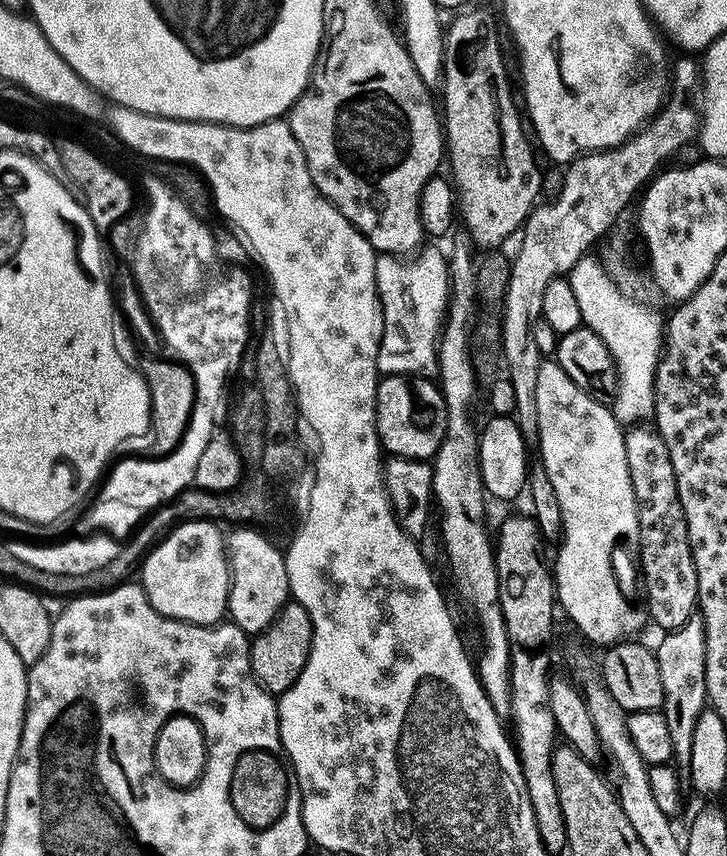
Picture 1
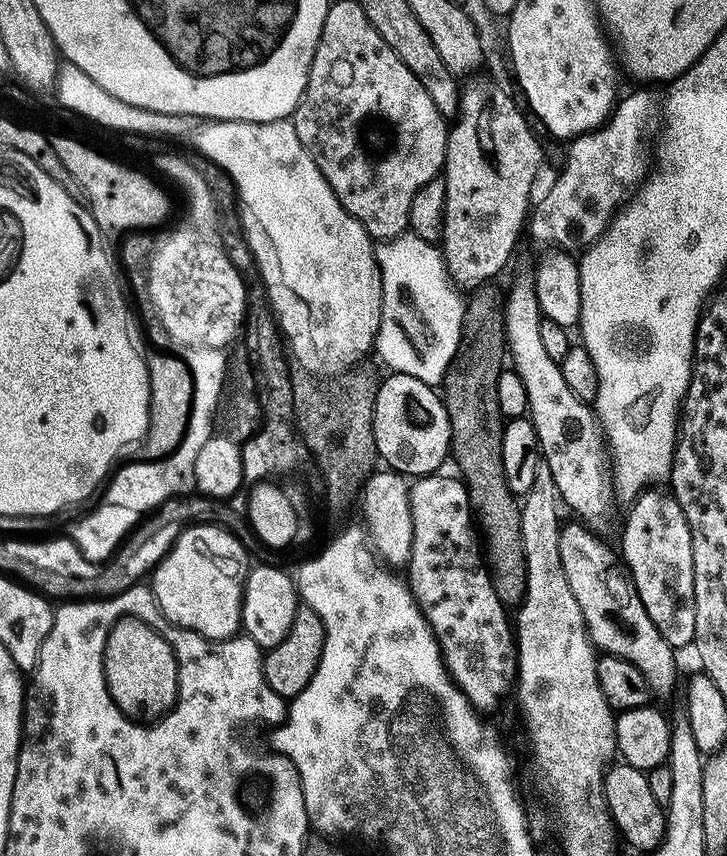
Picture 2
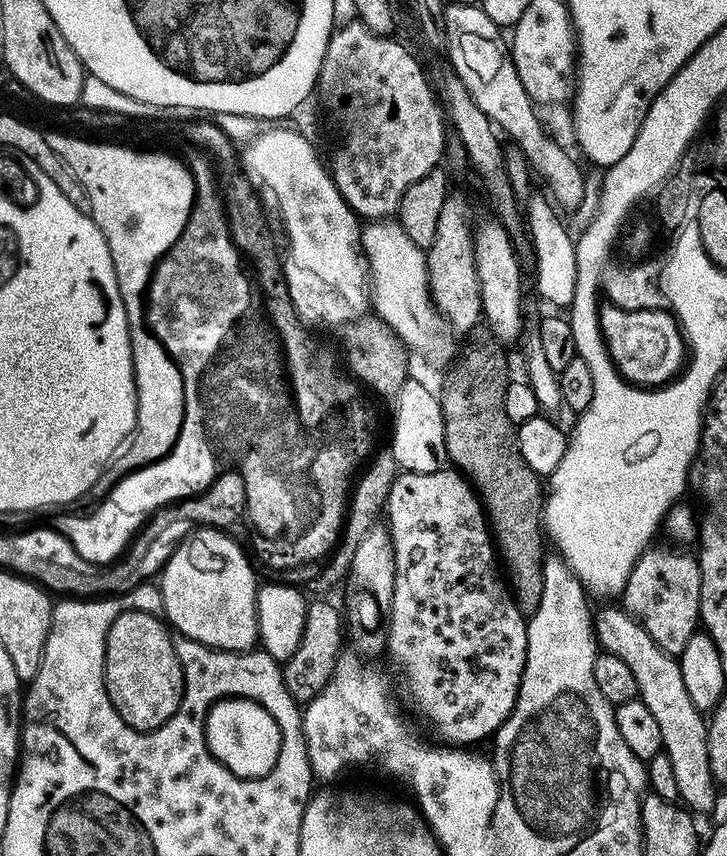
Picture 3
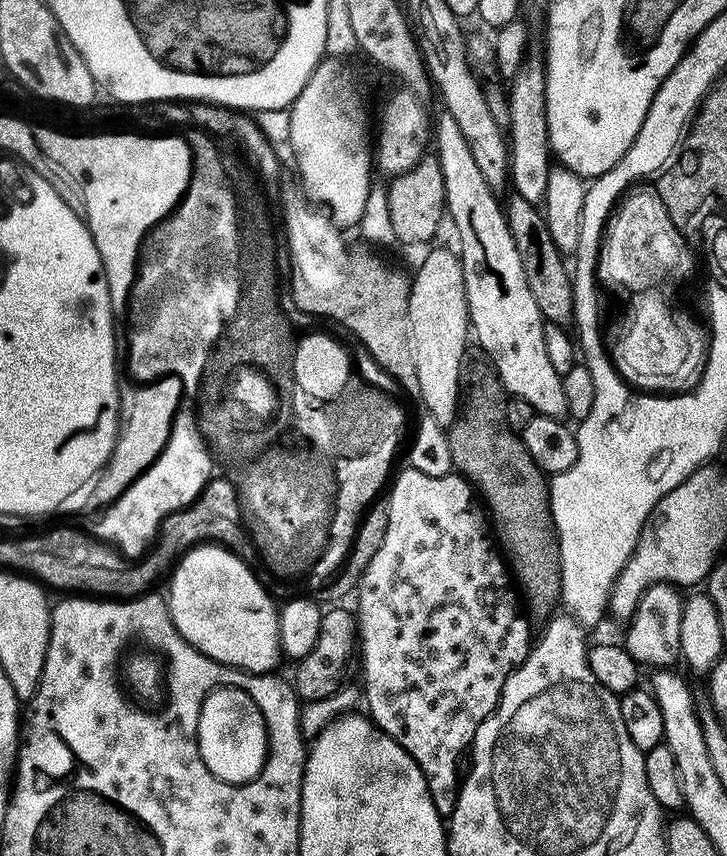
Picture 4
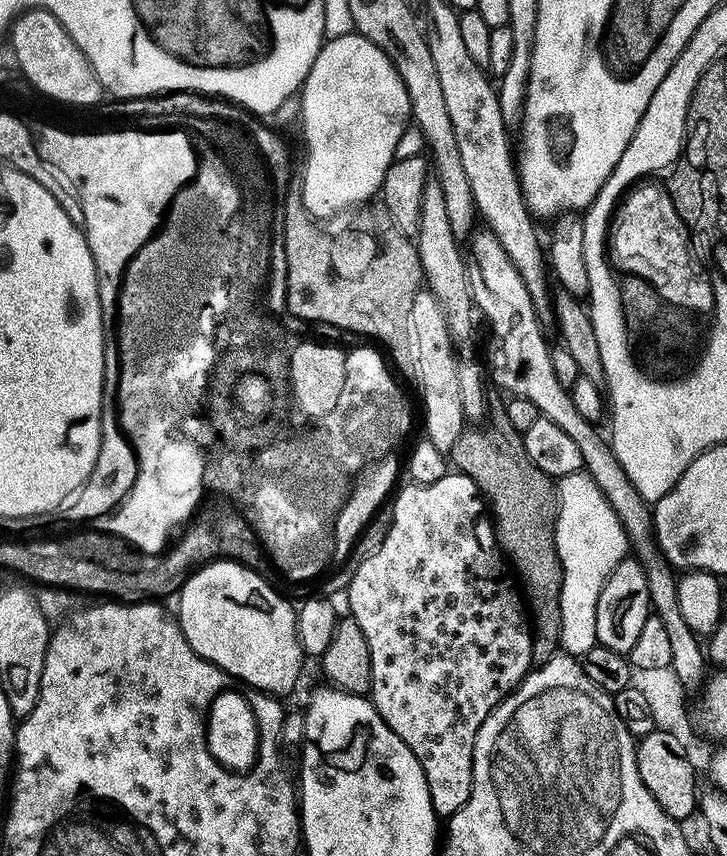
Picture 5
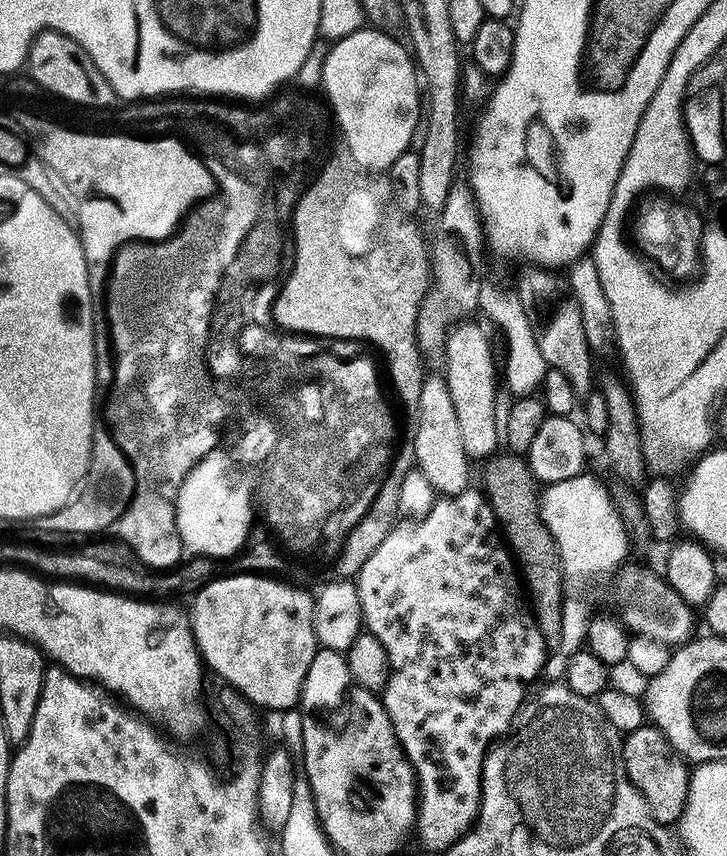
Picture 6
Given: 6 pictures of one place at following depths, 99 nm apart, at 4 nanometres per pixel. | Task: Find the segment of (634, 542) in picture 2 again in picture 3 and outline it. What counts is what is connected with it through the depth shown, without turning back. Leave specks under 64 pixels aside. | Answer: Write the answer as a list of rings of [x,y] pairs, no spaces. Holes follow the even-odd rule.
[[[649,547],[638,559],[630,570],[630,578],[624,587],[622,604],[637,623],[648,632],[649,636],[663,650],[679,649],[693,635],[692,620],[694,621],[700,614],[700,565],[695,559],[683,556],[680,552],[675,552],[672,548]]]

